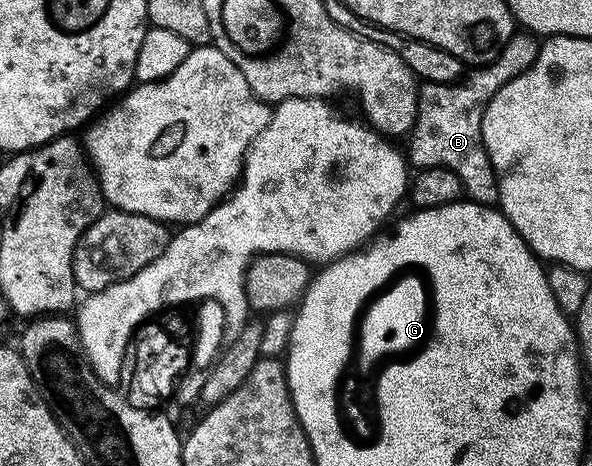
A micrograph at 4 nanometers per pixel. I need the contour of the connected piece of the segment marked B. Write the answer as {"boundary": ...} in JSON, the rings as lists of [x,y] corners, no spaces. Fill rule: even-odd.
{"boundary":[[[517,30],[510,37],[510,41],[506,41],[506,45],[501,49],[500,55],[496,59],[494,64],[494,70],[496,70],[496,79],[488,80],[484,79],[481,81],[477,87],[460,87],[461,85],[449,85],[447,83],[424,83],[421,86],[420,96],[419,91],[414,99],[414,122],[412,124],[412,130],[410,132],[410,140],[412,139],[412,144],[409,145],[408,151],[406,147],[406,155],[410,160],[411,166],[413,168],[419,169],[422,167],[445,167],[446,169],[450,169],[454,173],[458,173],[458,177],[464,183],[464,190],[467,192],[469,196],[475,202],[482,203],[485,205],[492,205],[497,202],[500,198],[500,184],[496,182],[496,170],[492,167],[492,162],[488,160],[488,154],[486,153],[486,149],[484,148],[484,138],[482,137],[482,117],[484,116],[484,104],[488,102],[490,98],[490,92],[496,91],[502,85],[506,85],[513,79],[514,77],[518,77],[522,72],[526,69],[530,69],[534,65],[534,61],[538,57],[538,53],[540,52],[541,40],[537,38],[537,36],[523,30]]]}

